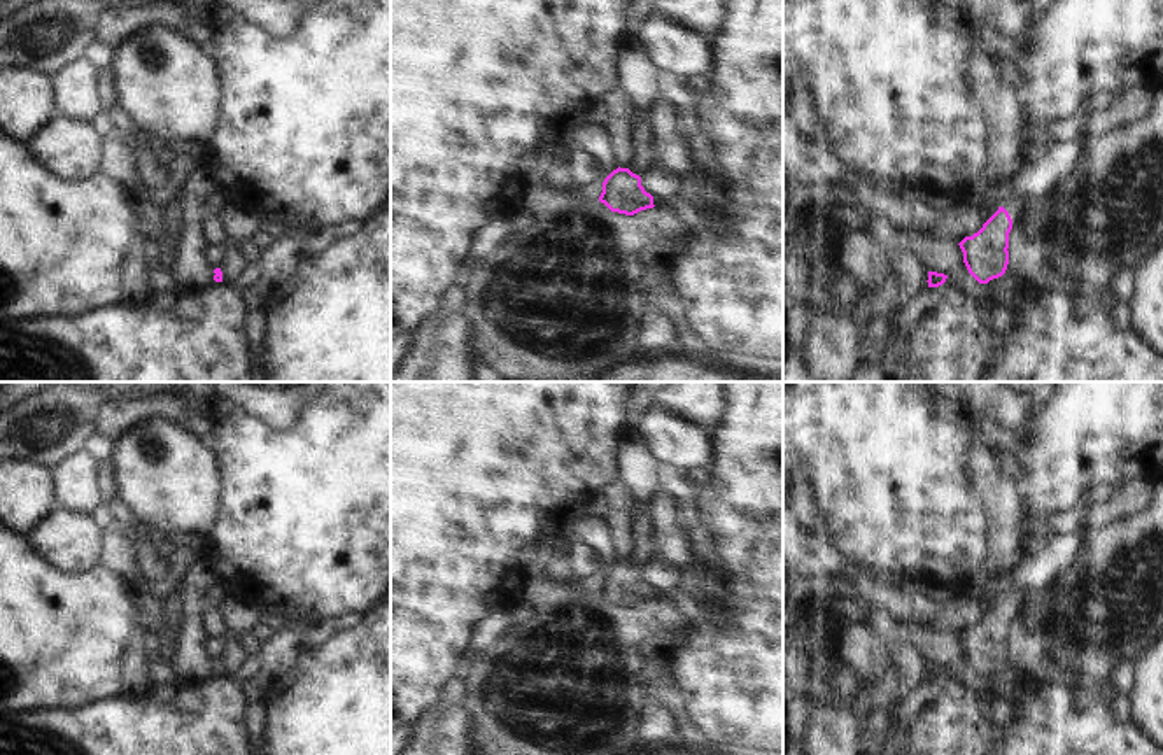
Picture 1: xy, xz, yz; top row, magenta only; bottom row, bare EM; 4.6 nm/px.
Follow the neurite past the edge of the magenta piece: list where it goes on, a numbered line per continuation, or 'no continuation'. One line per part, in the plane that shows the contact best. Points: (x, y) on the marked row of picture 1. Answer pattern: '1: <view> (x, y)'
1: yz (1018, 207)

